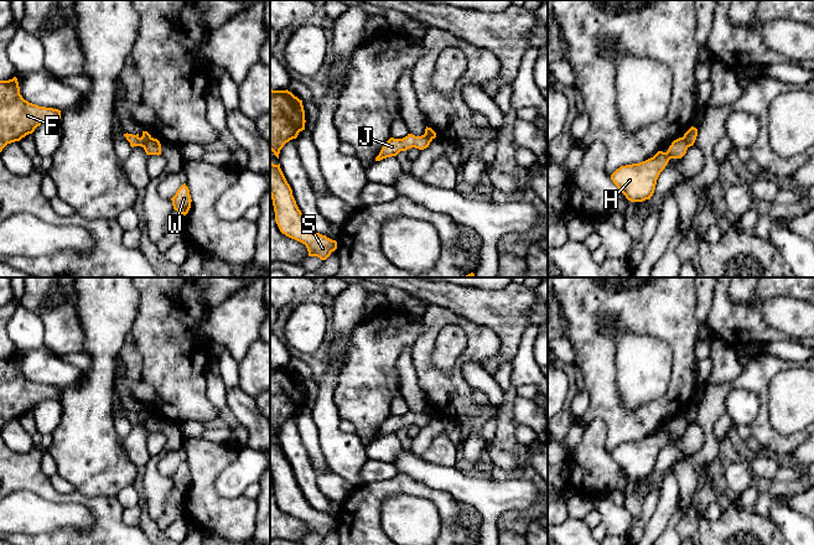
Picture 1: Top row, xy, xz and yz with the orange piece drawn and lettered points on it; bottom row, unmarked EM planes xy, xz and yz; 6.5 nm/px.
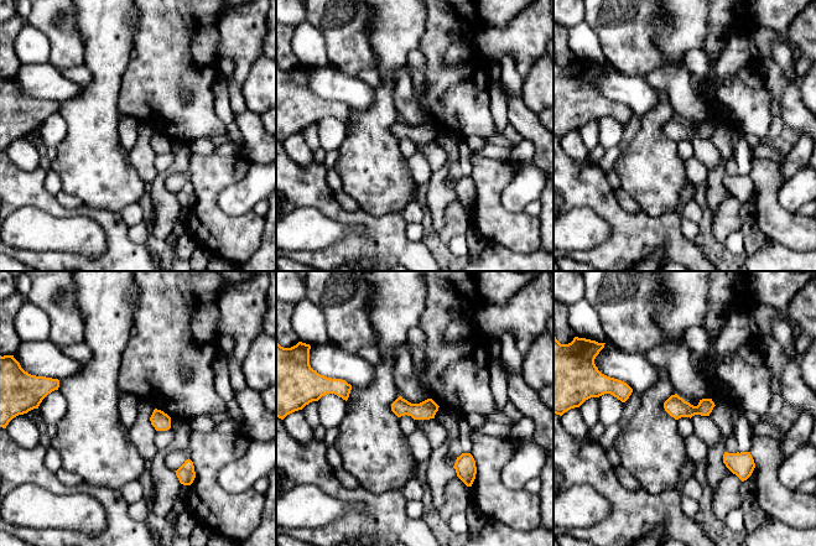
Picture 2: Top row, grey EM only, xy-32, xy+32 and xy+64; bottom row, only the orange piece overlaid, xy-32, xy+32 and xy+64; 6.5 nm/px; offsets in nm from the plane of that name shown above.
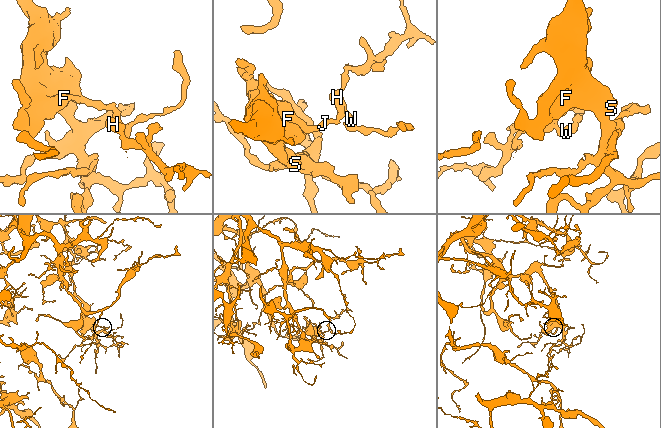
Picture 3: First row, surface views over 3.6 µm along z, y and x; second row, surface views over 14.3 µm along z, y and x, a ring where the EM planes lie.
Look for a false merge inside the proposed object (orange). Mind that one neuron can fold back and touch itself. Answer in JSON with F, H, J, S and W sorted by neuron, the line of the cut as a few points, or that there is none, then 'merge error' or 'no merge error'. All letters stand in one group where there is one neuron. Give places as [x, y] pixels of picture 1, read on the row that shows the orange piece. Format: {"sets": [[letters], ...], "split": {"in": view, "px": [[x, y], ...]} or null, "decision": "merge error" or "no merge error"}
{"sets": [["F", "J", "S"], ["H", "W"]], "split": {"in": "xy", "px": [[151, 138], [143, 146]]}, "decision": "merge error"}

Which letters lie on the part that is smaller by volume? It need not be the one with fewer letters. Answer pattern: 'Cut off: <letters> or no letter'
Cut off: H, W

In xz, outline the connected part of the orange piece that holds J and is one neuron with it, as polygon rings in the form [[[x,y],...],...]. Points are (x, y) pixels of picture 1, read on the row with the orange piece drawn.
[[[408,134],[403,139],[390,137],[382,147],[379,155],[375,157],[375,161],[396,156],[400,151],[406,151],[408,149],[411,149],[411,147],[424,150],[429,147],[431,141],[432,140],[425,135],[415,136],[413,134]]]

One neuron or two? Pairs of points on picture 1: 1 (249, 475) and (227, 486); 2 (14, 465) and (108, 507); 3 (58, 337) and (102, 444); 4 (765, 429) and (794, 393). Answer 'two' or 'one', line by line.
1: one
2: one
3: two
4: two

